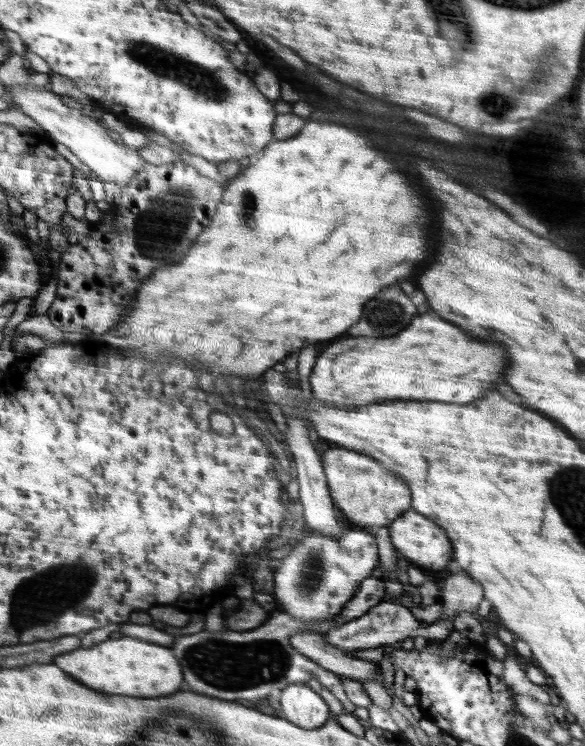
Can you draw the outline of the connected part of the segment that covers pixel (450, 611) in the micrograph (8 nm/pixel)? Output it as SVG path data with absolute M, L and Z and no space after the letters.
M454 572L444 582L440 602L441 618L454 620L456 614L471 612L475 614L480 601L484 599L482 584L474 582L466 572Z

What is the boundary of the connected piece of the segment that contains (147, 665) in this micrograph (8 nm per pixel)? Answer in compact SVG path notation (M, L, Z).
M124 636L120 640L108 640L90 650L82 648L64 654L56 658L56 664L60 664L60 668L68 668L68 672L80 676L84 684L100 692L122 694L122 696L140 696L140 694L144 698L166 696L182 690L184 684L184 666L172 648L132 636Z

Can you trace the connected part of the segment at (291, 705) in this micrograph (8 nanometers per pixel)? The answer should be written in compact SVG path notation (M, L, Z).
M292 683L282 689L282 718L300 728L318 728L332 718L328 704L307 683Z

